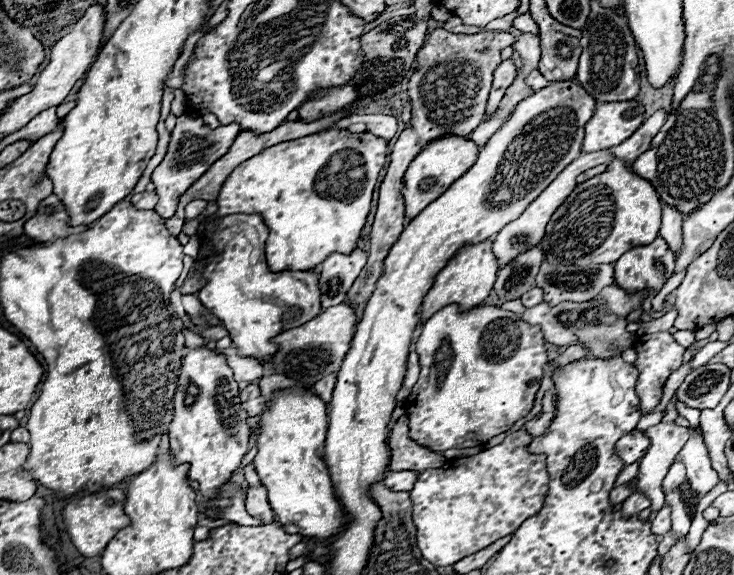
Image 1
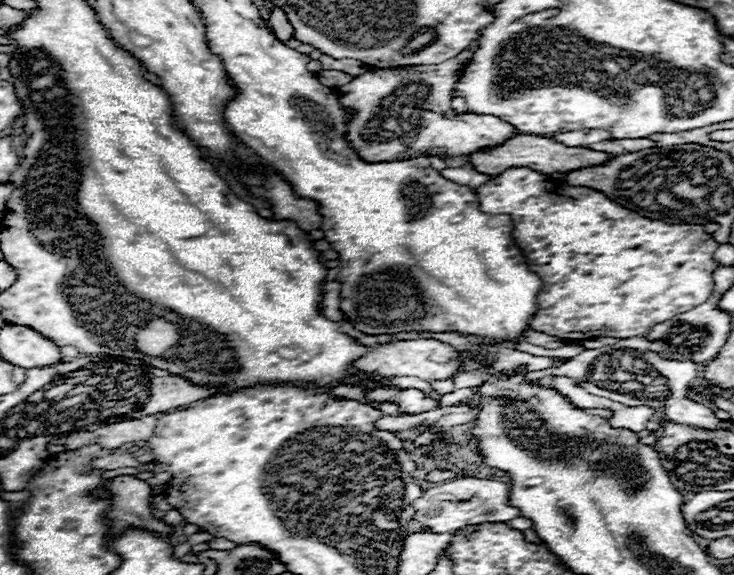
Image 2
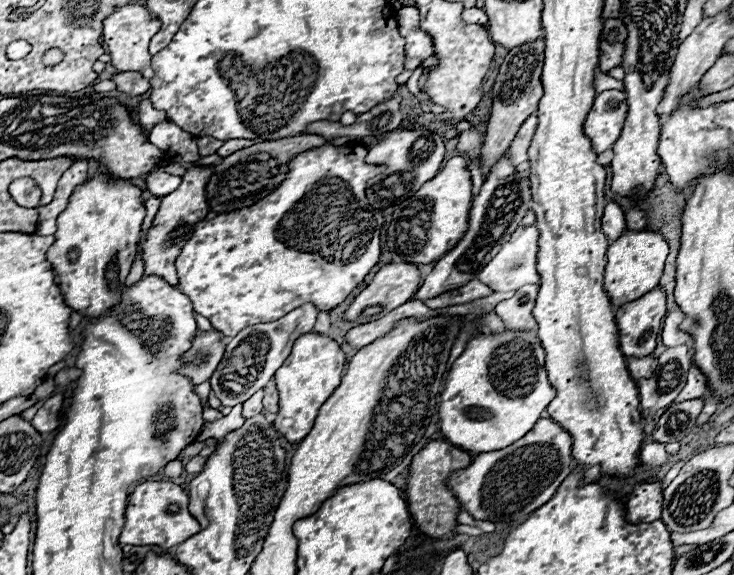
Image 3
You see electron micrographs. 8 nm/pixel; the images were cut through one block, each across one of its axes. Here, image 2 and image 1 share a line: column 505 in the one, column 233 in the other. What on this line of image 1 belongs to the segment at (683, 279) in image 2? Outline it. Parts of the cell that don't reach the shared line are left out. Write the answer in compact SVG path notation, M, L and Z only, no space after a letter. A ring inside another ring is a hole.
M328 130L310 134L298 140L280 142L264 152L242 162L224 182L218 196L218 212L212 218L226 214L262 214L266 226L270 228L270 238L266 240L266 258L272 272L282 270L312 270L332 252L350 254L356 248L360 230L364 228L366 216L370 212L372 190L378 174L386 160L386 140L374 134L354 134L346 136L344 130Z

